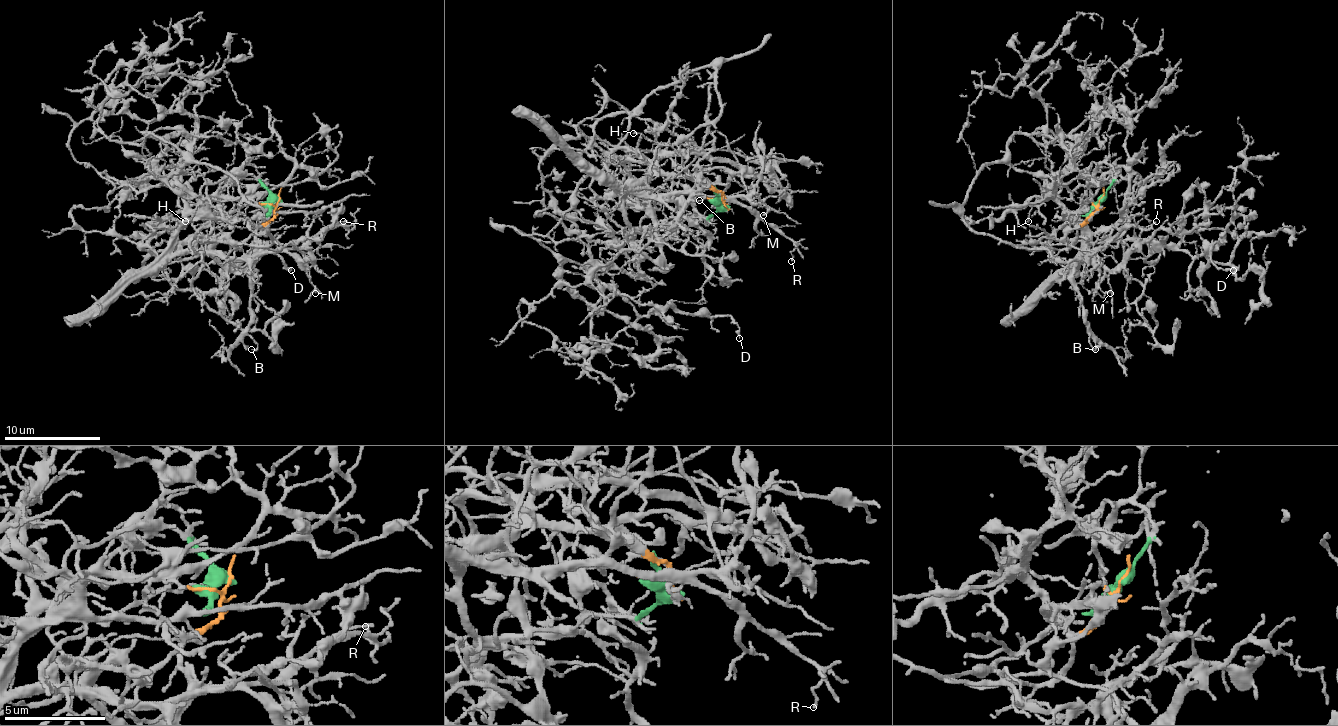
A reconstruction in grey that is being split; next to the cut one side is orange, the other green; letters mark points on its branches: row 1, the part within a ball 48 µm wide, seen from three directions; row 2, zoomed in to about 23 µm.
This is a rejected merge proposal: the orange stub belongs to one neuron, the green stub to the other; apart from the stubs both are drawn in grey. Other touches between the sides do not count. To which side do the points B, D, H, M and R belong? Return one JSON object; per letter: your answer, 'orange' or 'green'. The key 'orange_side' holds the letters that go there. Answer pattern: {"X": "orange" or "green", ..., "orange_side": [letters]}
{"B": "orange", "D": "green", "H": "orange", "M": "orange", "R": "orange", "orange_side": ["B", "H", "M", "R"]}

